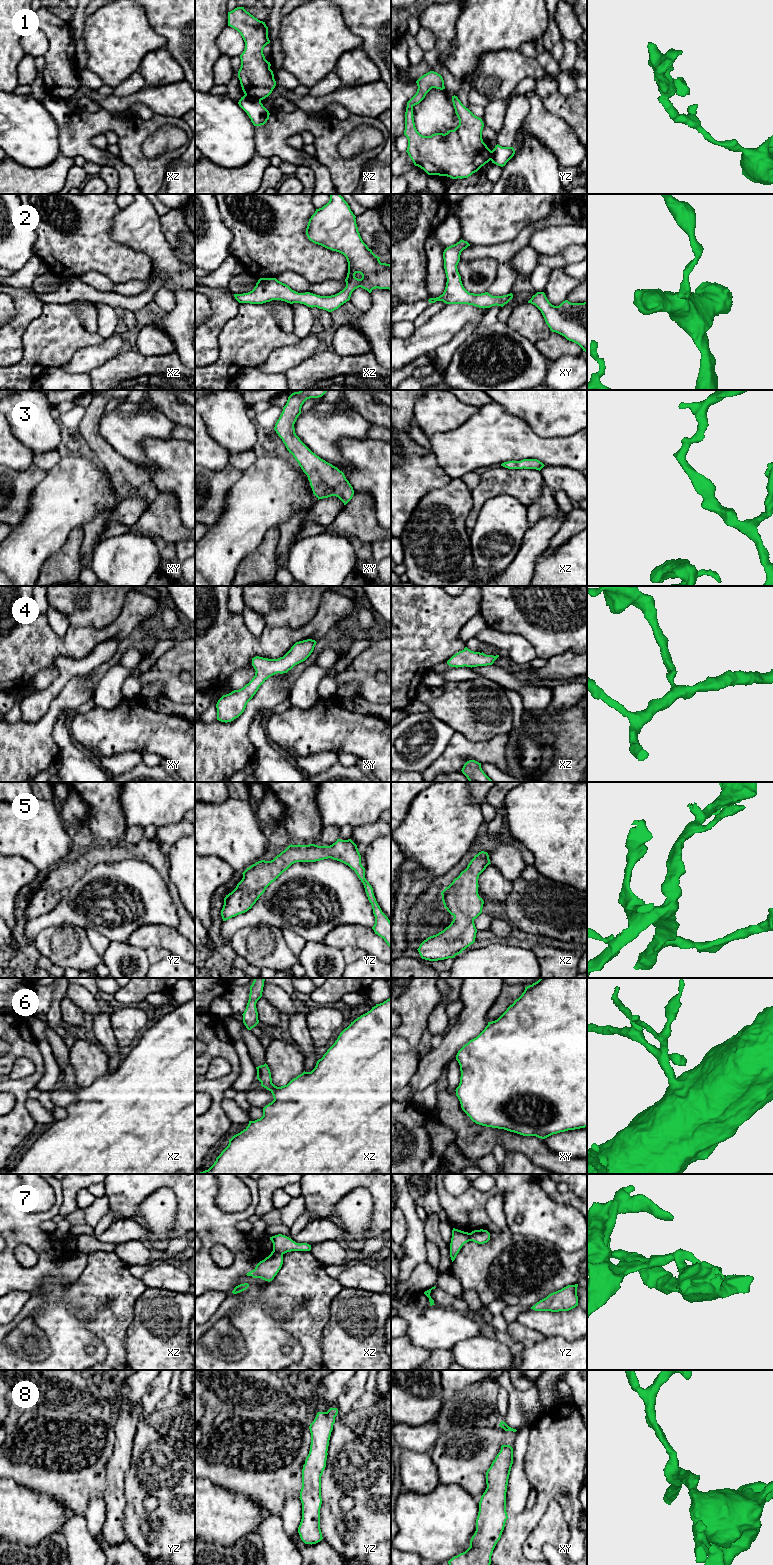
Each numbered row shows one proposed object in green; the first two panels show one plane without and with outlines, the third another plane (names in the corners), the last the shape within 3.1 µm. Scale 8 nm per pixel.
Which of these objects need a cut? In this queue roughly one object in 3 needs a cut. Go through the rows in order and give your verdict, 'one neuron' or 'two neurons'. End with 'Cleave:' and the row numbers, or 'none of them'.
1: two neurons
2: one neuron
3: one neuron
4: one neuron
5: one neuron
6: one neuron
7: two neurons
8: one neuron
Cleave: 1, 7

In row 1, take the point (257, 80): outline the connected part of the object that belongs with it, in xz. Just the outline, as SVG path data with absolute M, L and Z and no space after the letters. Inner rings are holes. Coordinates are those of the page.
M237 7L228 12L228 26L237 30L245 42L238 71L242 90L251 99L263 100L276 86L273 71L270 69L271 64L263 54L264 47L270 43L268 27L244 7Z

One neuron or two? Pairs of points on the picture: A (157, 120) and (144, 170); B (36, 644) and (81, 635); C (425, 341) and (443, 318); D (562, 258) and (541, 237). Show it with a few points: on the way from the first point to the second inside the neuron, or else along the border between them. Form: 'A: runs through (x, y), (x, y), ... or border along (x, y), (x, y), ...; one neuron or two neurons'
A: runs through (144, 132), (137, 139), (137, 157); one neuron
B: runs through (47, 644), (70, 644); one neuron
C: runs through (431, 335), (442, 324); one neuron
D: border along (576, 244), (566, 246), (554, 254), (540, 254); two neurons

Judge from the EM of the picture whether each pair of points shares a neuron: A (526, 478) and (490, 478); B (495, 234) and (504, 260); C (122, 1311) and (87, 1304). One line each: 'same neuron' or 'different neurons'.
A: same neuron
B: different neurons
C: same neuron

